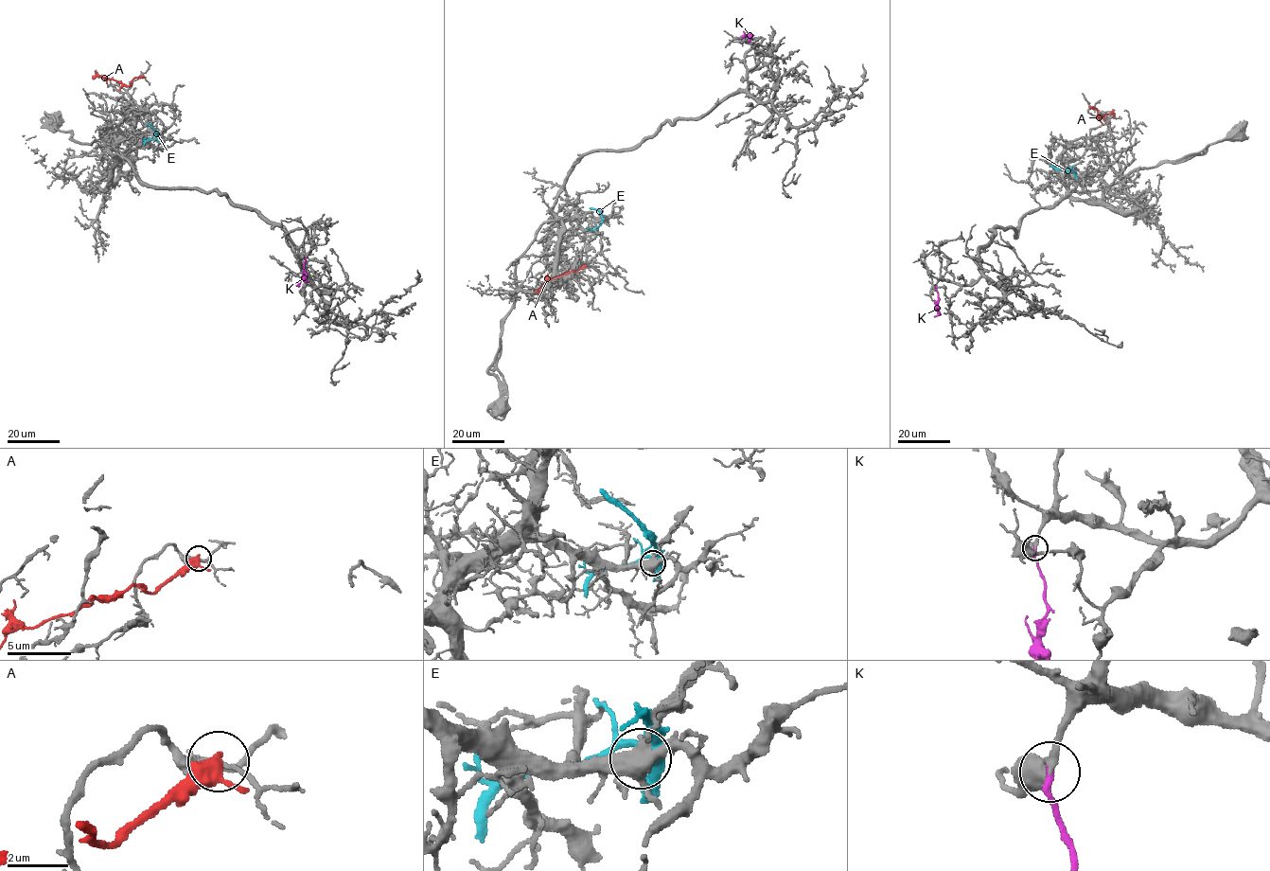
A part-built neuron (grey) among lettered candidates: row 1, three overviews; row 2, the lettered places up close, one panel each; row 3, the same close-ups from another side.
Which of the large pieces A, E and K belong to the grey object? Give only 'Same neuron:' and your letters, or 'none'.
Same neuron: K

